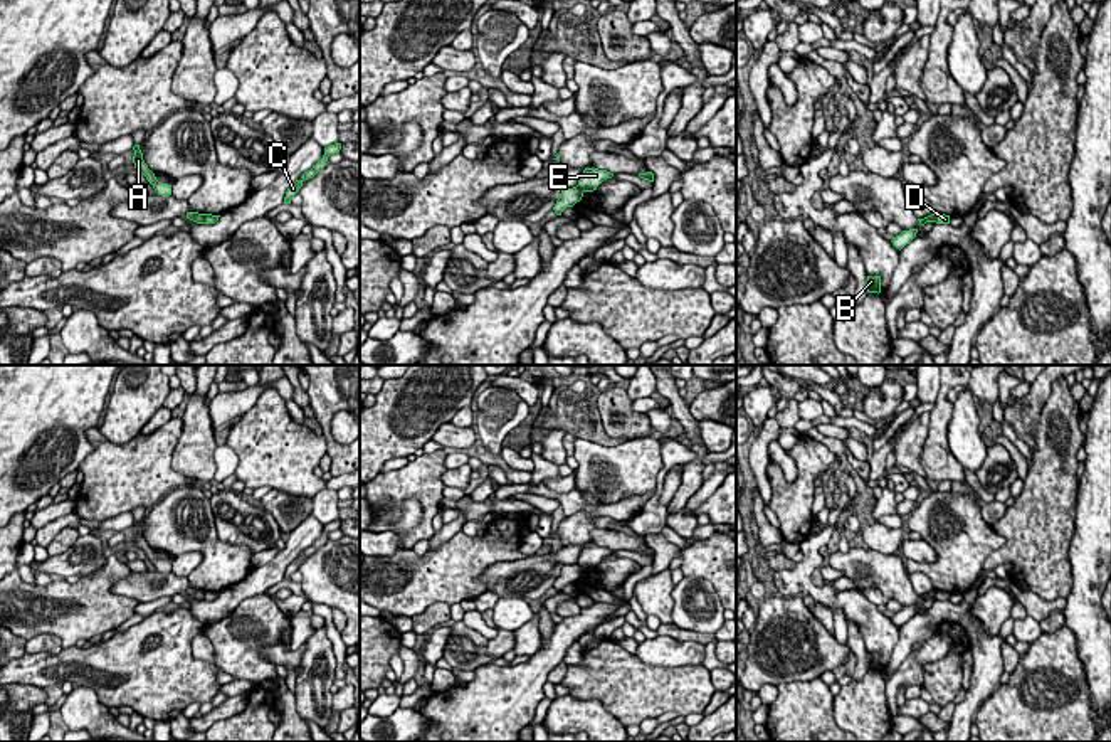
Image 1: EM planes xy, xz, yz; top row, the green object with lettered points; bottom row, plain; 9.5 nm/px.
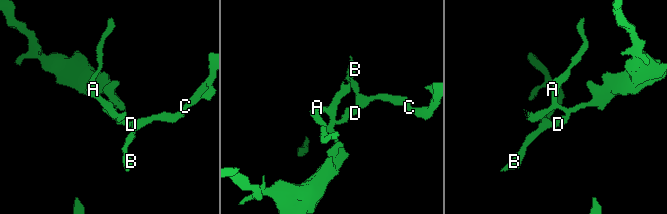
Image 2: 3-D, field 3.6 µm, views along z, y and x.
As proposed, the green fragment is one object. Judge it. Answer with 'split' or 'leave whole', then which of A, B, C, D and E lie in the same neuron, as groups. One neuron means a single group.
split | A D / B C E

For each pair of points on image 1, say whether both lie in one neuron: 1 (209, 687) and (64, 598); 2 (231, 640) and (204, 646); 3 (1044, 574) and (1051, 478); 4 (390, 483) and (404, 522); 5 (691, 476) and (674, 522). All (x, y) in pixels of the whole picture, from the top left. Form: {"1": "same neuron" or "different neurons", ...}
{"1": "different neurons", "2": "different neurons", "3": "same neuron", "4": "different neurons", "5": "different neurons"}

